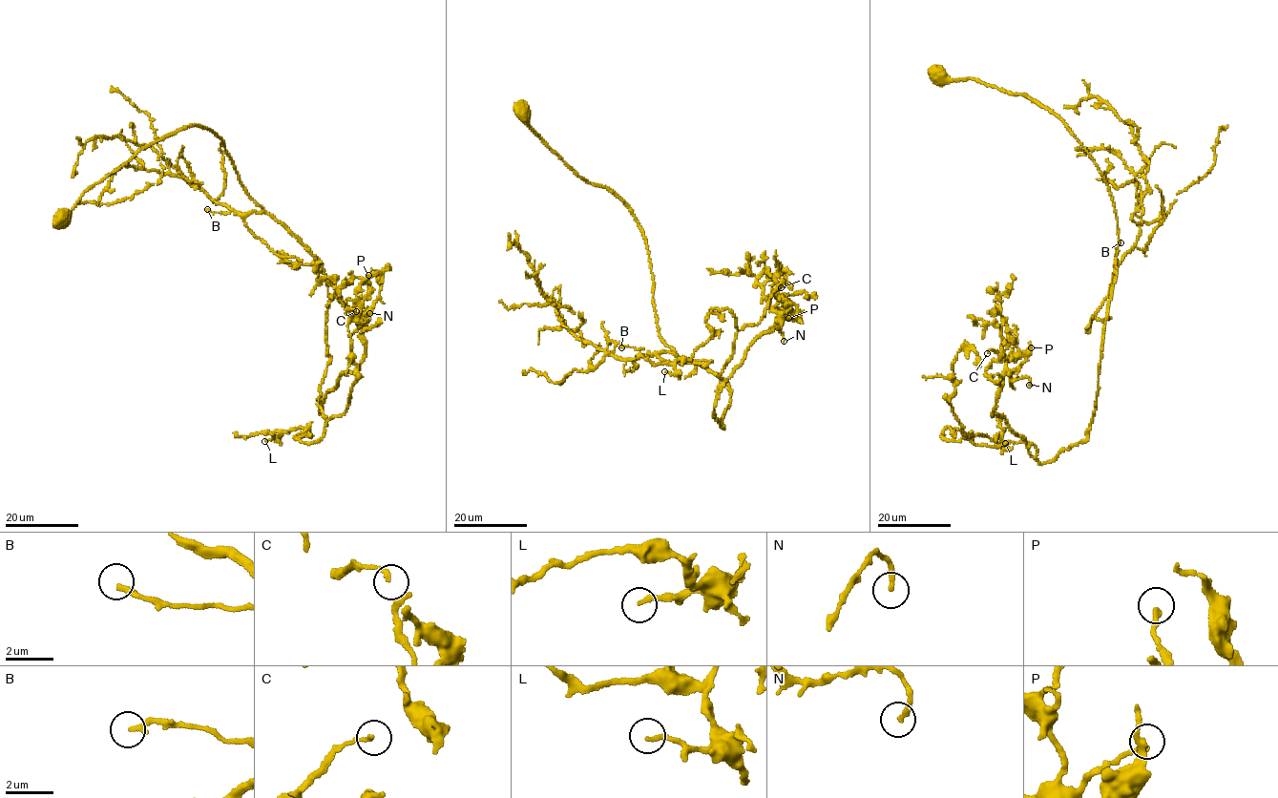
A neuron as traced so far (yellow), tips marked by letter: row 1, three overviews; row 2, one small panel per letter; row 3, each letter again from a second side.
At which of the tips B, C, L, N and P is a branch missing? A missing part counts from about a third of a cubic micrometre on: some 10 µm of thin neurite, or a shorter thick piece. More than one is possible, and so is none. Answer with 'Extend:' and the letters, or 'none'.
Extend: none

